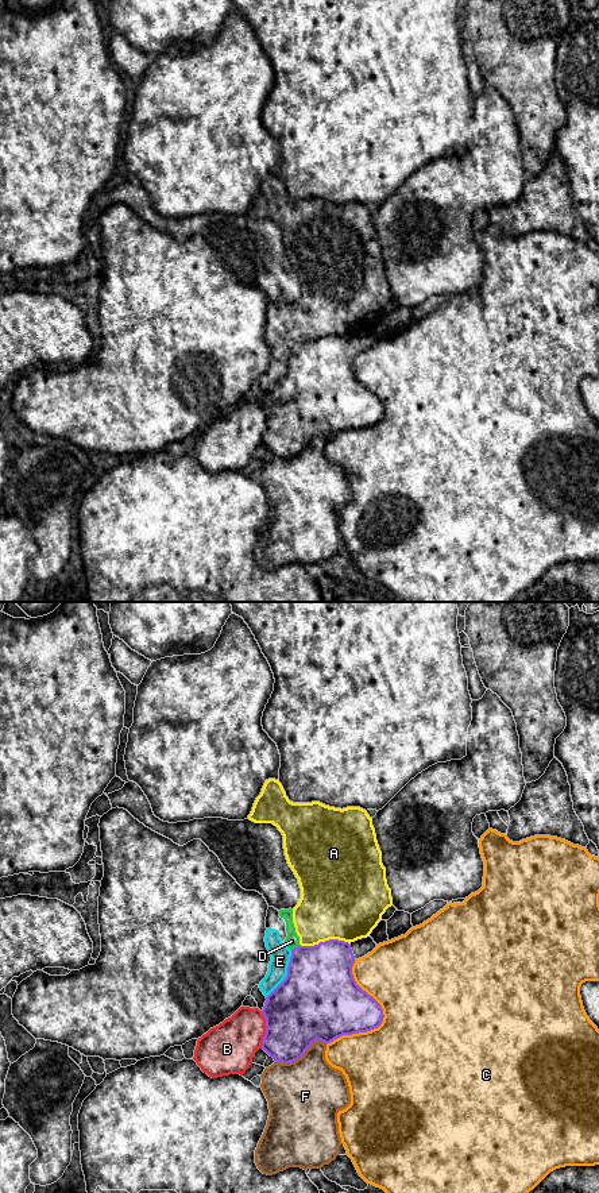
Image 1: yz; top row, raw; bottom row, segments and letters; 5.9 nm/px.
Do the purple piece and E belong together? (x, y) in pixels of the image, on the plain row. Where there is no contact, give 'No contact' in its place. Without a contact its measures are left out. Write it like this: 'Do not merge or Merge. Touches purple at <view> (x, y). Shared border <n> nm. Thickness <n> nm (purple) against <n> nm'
Do not merge. Touches purple at yz (288, 370). Shared border 320 nm. Thickness 480 nm (purple) against 120 nm

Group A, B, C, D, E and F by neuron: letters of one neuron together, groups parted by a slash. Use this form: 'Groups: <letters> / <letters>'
Groups: A D E / B / C / F

